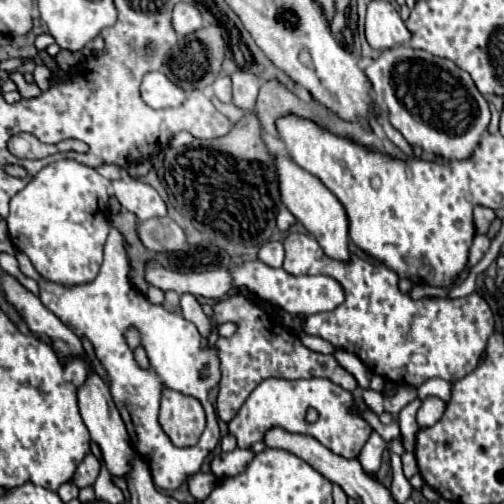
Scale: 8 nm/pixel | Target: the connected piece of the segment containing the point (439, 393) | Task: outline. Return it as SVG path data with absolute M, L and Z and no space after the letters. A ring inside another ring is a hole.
M428 379L426 383L422 383L418 387L418 397L424 399L424 397L430 397L430 395L436 395L442 401L448 401L450 395L452 395L450 389L452 389L452 383L444 381L444 379Z

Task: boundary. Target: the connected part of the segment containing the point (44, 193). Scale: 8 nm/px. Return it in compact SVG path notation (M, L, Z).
M60 159L46 165L34 179L10 201L8 215L8 235L18 251L26 253L36 271L48 281L76 287L82 283L92 283L102 265L102 249L106 243L106 235L110 233L108 223L108 195L110 181L102 177L96 169L86 167L74 159Z

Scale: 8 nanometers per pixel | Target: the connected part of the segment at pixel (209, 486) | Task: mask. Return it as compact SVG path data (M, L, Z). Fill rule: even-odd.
M199 472L187 479L188 490L199 501L204 501L218 484L219 479L212 473Z

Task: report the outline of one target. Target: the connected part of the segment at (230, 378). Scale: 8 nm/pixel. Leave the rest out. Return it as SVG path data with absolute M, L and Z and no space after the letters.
M236 293L232 297L220 299L212 305L216 323L234 323L237 330L234 336L226 339L218 339L216 347L220 353L222 363L222 379L220 379L220 391L218 391L218 415L222 421L230 421L238 409L244 405L248 395L256 389L258 383L270 377L280 379L308 379L308 377L322 377L330 379L332 383L354 391L358 387L356 379L340 367L340 363L334 359L334 355L322 355L302 345L300 337L286 329L286 327L274 327L274 321L270 321L268 313L260 309L256 303L246 299L242 293Z

